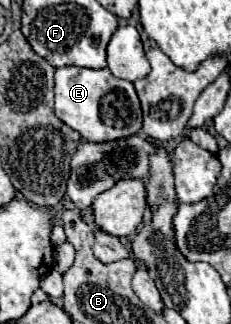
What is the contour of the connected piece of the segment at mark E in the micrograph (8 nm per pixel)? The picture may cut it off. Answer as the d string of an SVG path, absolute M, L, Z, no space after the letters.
M57 68L55 70L55 114L89 142L117 140L141 130L141 106L131 82L115 78L109 68Z

